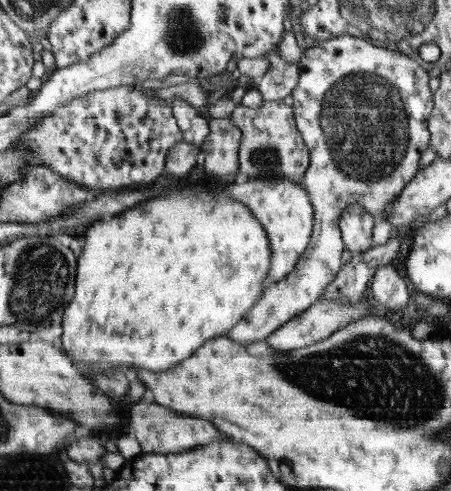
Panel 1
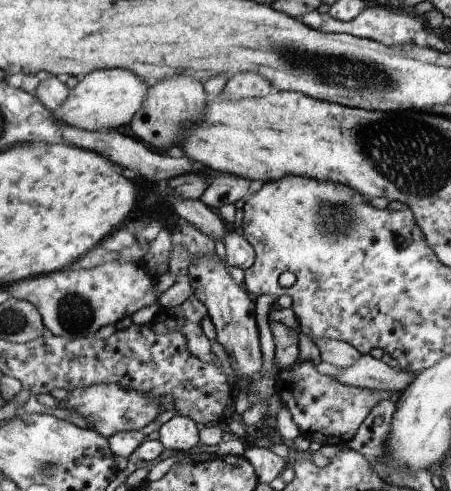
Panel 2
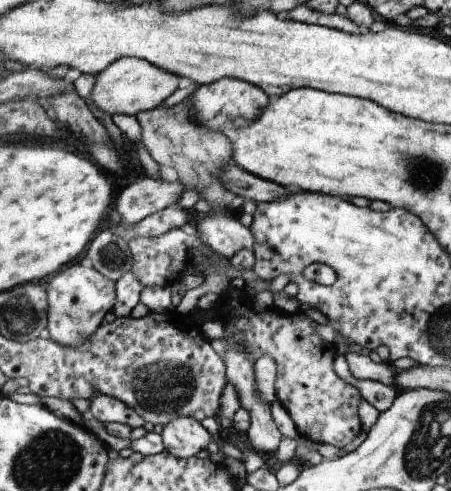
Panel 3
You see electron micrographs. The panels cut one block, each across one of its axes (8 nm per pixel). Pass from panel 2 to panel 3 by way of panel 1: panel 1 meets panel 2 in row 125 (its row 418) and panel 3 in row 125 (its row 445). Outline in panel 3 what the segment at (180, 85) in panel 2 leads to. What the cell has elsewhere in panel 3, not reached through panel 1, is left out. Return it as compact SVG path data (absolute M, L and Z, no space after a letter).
M185 98L173 108L159 106L149 112L139 112L135 118L137 124L141 126L141 144L147 148L149 156L159 166L173 168L175 174L179 176L179 182L187 190L197 190L201 192L203 200L219 204L219 208L213 210L213 214L227 214L225 206L221 204L221 198L225 196L225 186L215 178L223 172L223 164L231 164L231 154L233 154L231 140L225 134L195 122L191 116L189 98Z

